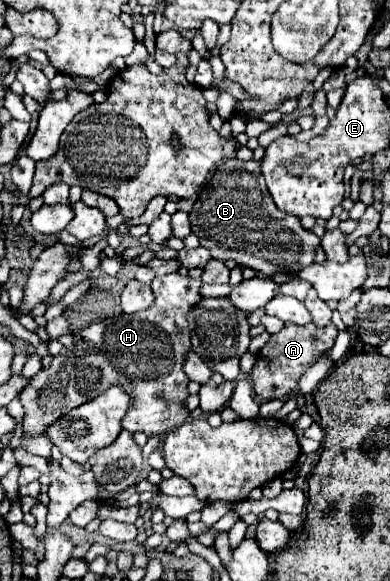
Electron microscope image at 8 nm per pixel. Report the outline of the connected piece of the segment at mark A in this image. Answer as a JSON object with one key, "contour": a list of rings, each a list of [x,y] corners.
{"contour":[[[286,323],[286,327],[272,335],[270,341],[264,345],[266,347],[266,357],[260,355],[258,363],[252,371],[252,375],[248,377],[256,397],[260,397],[262,401],[270,401],[270,399],[288,399],[292,395],[296,395],[296,383],[302,377],[302,373],[314,363],[314,359],[330,349],[334,345],[334,339],[338,335],[338,329],[334,323],[328,323],[326,327],[318,327],[314,323],[308,325],[294,325],[294,323]]]}

